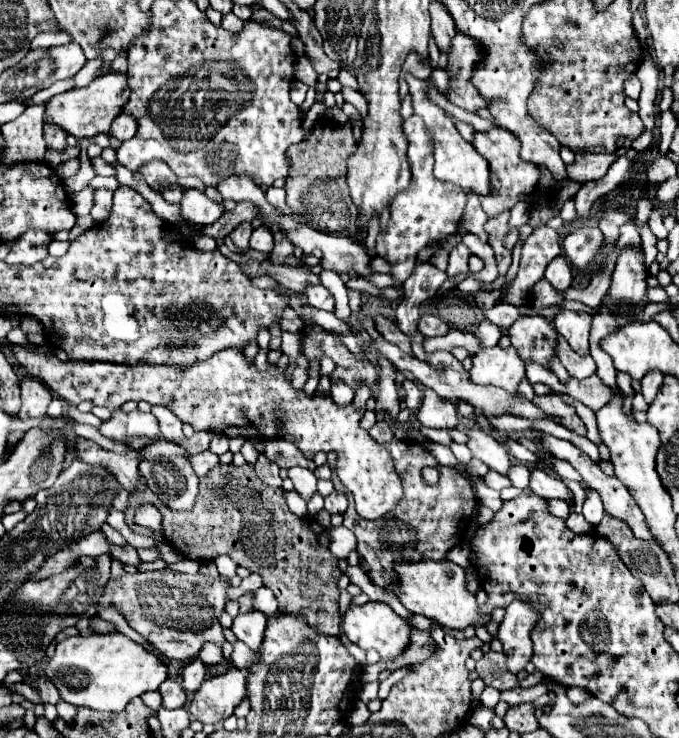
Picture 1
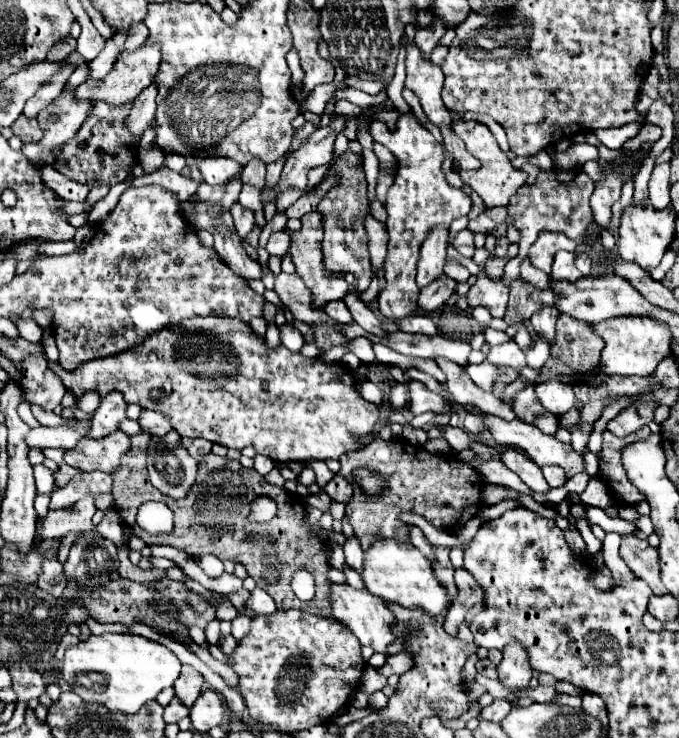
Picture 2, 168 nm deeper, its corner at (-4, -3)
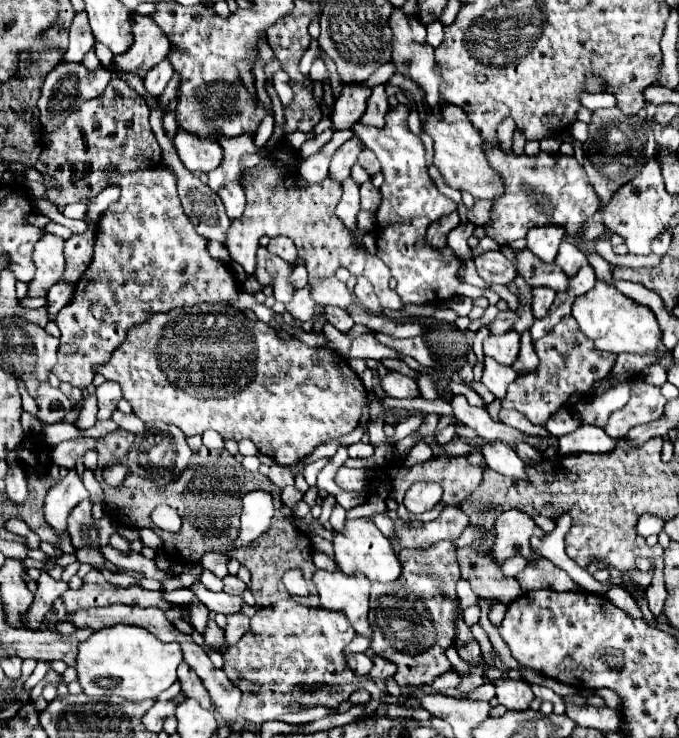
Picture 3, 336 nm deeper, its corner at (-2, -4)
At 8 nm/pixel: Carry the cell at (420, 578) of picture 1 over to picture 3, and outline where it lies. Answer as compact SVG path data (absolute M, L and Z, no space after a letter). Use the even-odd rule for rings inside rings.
M356 518L356 520L346 520L346 528L342 534L334 532L334 554L336 554L336 564L344 574L364 574L372 582L392 582L398 580L402 574L402 564L398 556L392 552L390 542L386 536L376 528L376 524L368 518Z

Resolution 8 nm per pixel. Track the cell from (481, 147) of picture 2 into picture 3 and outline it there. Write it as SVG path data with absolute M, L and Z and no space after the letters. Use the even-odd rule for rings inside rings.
M442 104L440 114L438 116L428 114L422 128L434 140L434 164L442 172L448 186L458 188L462 192L470 192L474 198L484 198L484 200L494 200L504 194L506 186L500 174L494 172L494 168L488 164L484 152L484 140L478 134L478 130L474 130L472 122L466 120L466 112L462 108Z

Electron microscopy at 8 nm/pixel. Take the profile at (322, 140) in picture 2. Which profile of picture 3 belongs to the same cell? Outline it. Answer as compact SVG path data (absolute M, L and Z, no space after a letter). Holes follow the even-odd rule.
M358 84L344 86L340 98L334 102L334 110L330 114L334 130L348 130L354 122L358 122L366 110L366 100L370 96L370 88L360 88Z

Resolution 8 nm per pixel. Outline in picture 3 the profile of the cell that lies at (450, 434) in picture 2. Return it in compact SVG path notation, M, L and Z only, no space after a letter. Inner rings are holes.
M384 360L382 362L388 370L394 370L394 372L402 372L402 374L406 374L406 376L410 376L410 378L416 378L416 370L412 370L406 362L402 362L402 360Z

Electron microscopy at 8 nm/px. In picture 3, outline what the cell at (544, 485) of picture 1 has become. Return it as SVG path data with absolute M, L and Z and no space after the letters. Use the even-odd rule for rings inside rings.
M482 442L482 454L486 458L486 464L510 478L528 480L526 464L518 458L516 450L504 442Z

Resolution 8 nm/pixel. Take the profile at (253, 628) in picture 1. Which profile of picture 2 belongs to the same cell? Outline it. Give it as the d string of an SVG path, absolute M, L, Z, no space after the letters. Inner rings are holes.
M238 615L232 621L232 635L236 641L240 641L240 637L244 637L244 633L248 633L248 625L250 625L250 617L248 615Z

